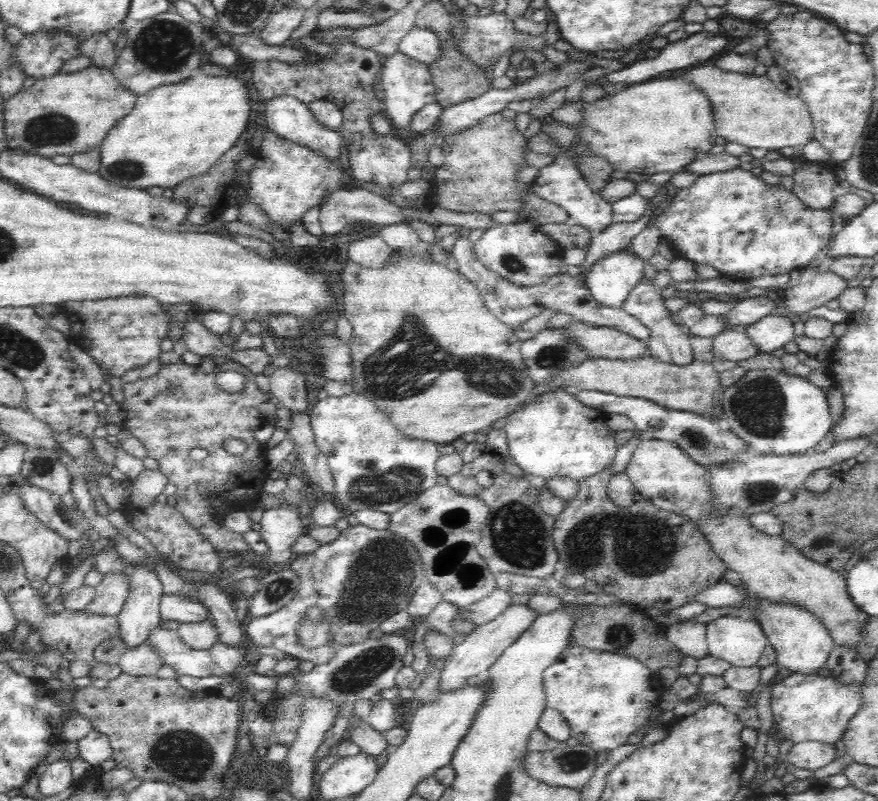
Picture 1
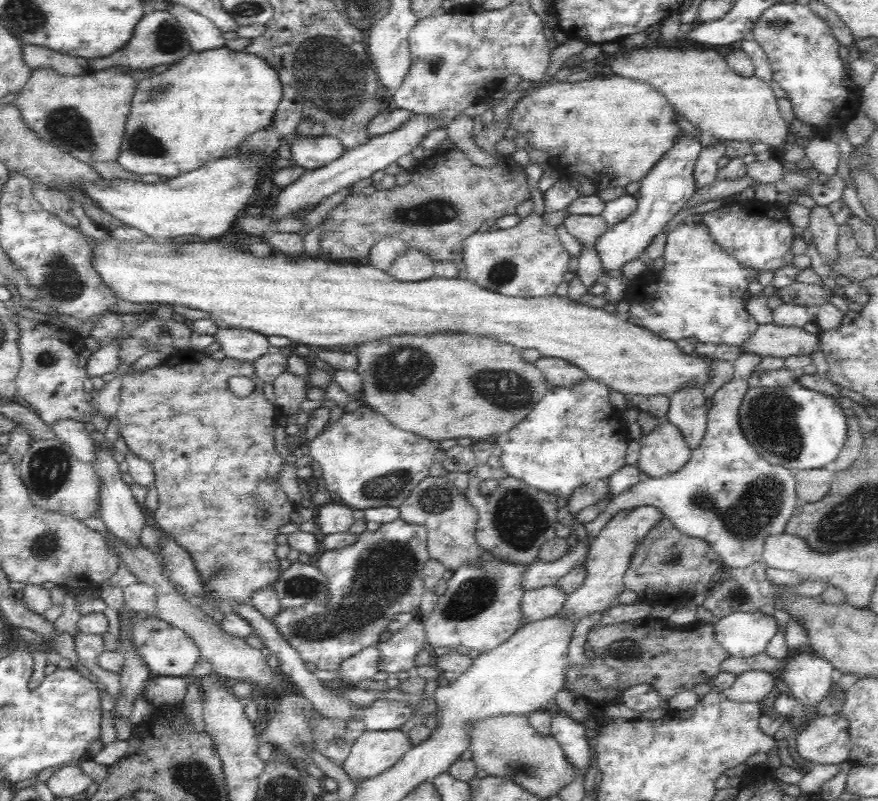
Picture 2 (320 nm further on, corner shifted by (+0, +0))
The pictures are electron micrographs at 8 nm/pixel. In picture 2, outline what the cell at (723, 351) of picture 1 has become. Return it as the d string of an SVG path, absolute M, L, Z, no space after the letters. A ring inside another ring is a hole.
M760 325L756 334L743 345L744 353L753 353L762 358L790 358L790 356L810 355L819 349L821 333L811 334L804 328Z

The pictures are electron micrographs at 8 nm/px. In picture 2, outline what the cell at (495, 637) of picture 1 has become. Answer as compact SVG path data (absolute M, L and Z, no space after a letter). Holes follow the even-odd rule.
M556 582L534 588L534 590L527 590L521 602L523 624L554 616L563 607L567 596L567 592L559 588Z

